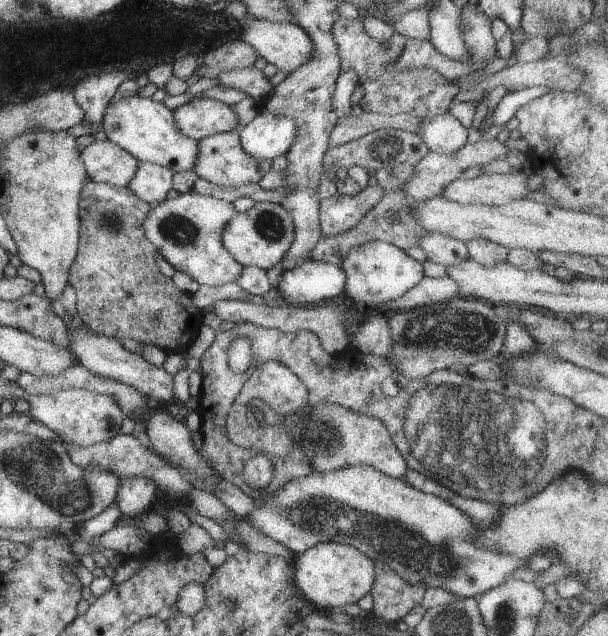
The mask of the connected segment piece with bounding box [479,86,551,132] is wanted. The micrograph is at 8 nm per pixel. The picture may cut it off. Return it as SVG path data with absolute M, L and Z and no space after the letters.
M544 86L525 87L508 92L496 106L496 110L488 116L488 120L482 123L479 131L481 132L484 128L490 129L497 124L506 124L524 104L543 96L546 92L551 92L551 90Z

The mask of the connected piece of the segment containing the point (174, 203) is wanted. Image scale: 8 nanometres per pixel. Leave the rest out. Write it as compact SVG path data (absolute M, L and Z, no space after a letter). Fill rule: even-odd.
M180 193L172 200L152 206L144 222L146 238L157 247L159 255L170 262L176 271L188 274L200 285L218 287L240 280L244 266L222 244L226 224L236 216L232 202L214 196Z

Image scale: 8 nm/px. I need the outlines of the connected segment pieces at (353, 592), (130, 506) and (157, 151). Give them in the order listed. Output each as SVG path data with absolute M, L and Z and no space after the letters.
M324 542L308 548L305 552L298 554L296 564L294 564L293 580L298 592L309 602L314 602L318 606L331 610L341 610L346 605L356 604L362 596L370 593L374 580L376 580L376 564L372 558L365 556L356 548L342 545L336 542Z
M144 476L125 478L115 498L122 518L134 518L149 512L156 490L156 484L150 478Z
M137 93L108 104L103 117L103 131L108 136L107 140L138 158L138 161L160 164L174 173L191 171L198 158L198 140L180 134L173 114L162 102L154 102L151 97L140 98Z

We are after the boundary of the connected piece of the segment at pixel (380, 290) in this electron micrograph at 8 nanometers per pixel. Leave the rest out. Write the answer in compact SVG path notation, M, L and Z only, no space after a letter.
M382 240L356 246L350 250L340 267L346 274L343 299L367 309L383 306L385 301L400 298L404 292L411 290L422 281L425 277L422 263L414 260L398 246Z

